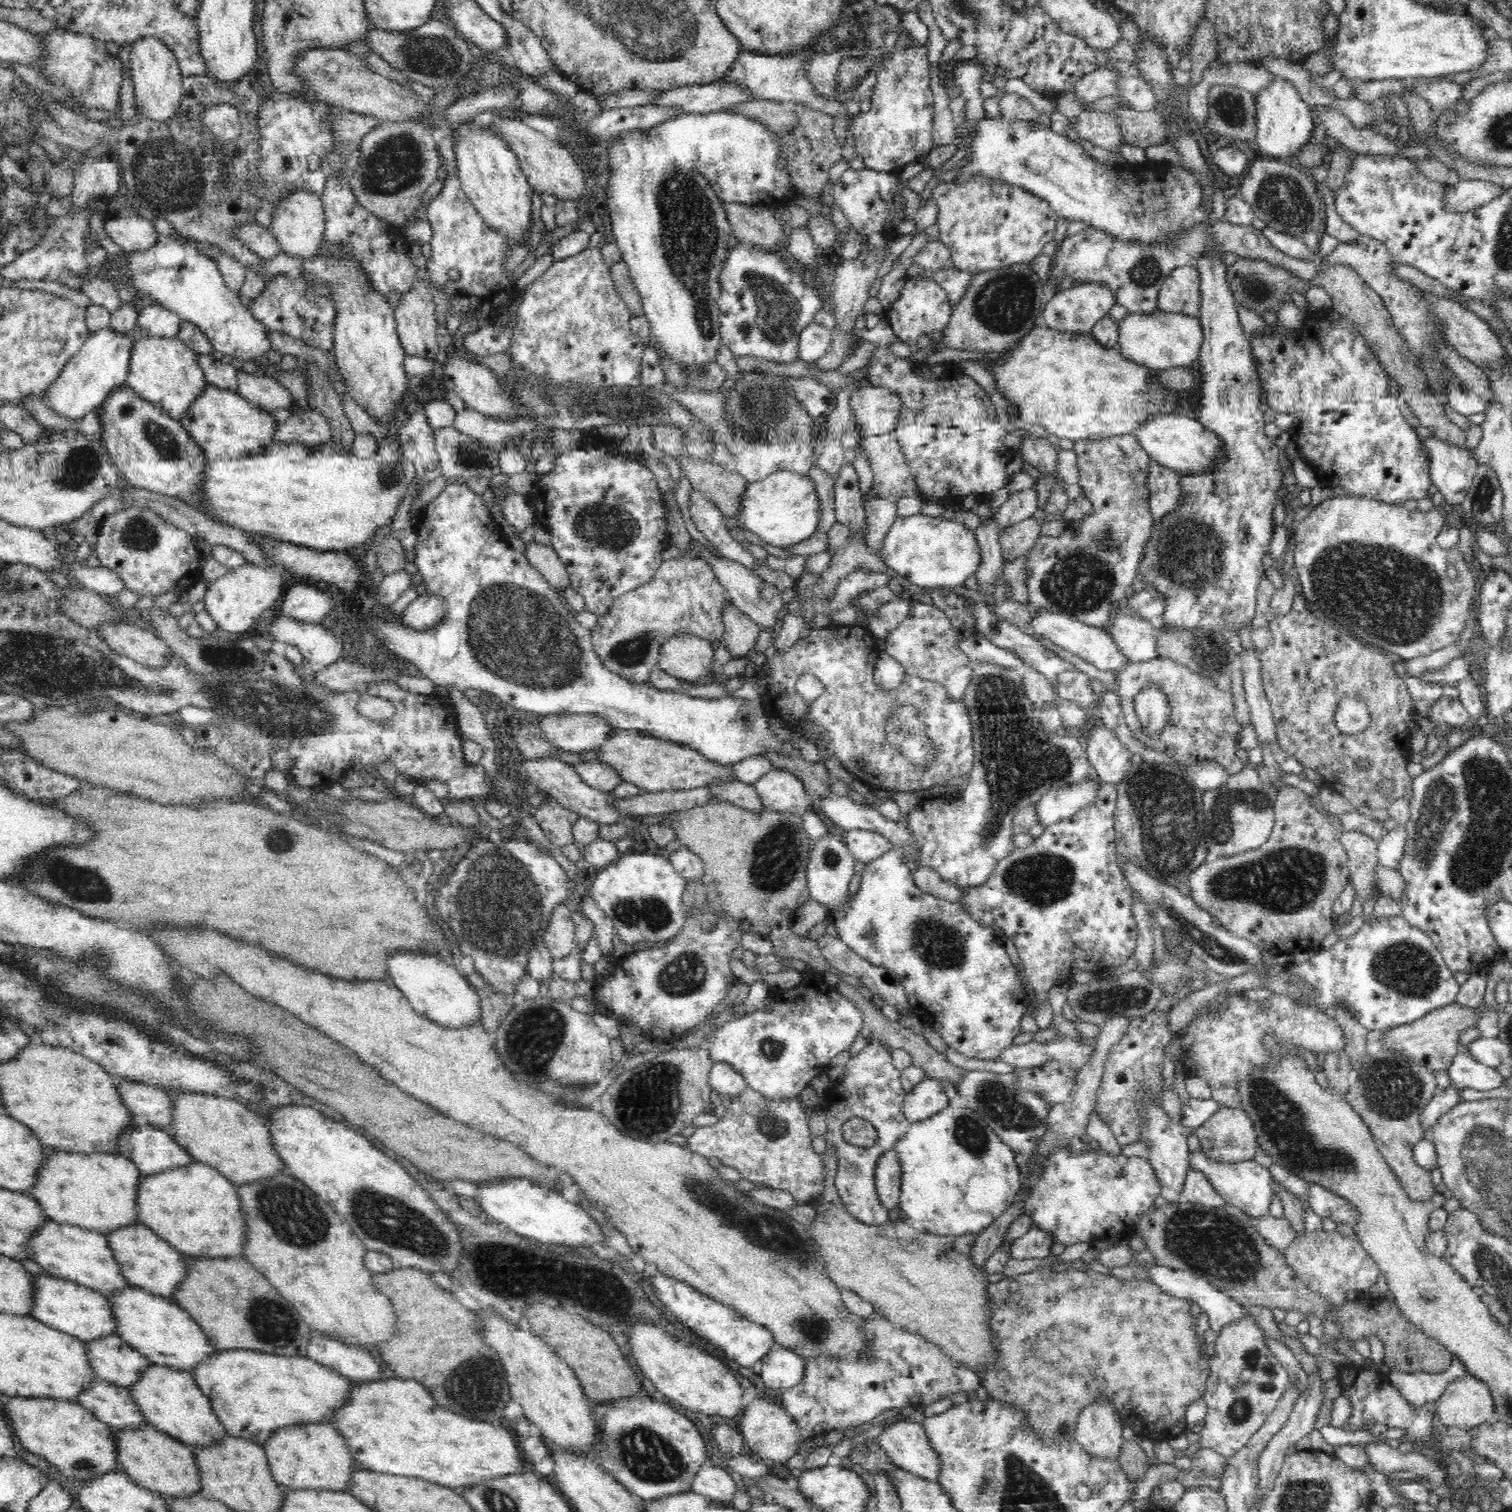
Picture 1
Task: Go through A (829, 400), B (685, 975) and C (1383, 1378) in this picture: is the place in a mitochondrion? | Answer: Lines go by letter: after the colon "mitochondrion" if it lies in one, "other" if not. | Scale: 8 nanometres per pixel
A: other
B: mitochondrion
C: other

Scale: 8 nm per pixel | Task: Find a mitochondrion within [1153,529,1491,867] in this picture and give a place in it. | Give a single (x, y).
(1384, 593)

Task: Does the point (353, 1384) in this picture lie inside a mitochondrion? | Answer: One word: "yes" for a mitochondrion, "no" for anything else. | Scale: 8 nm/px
no

